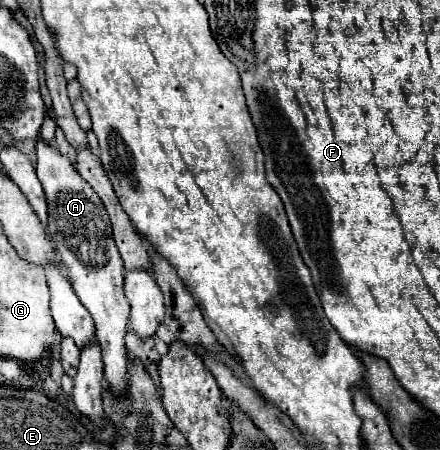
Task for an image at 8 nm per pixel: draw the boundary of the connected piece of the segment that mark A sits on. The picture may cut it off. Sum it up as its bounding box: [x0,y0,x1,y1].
[37,139,129,395]

